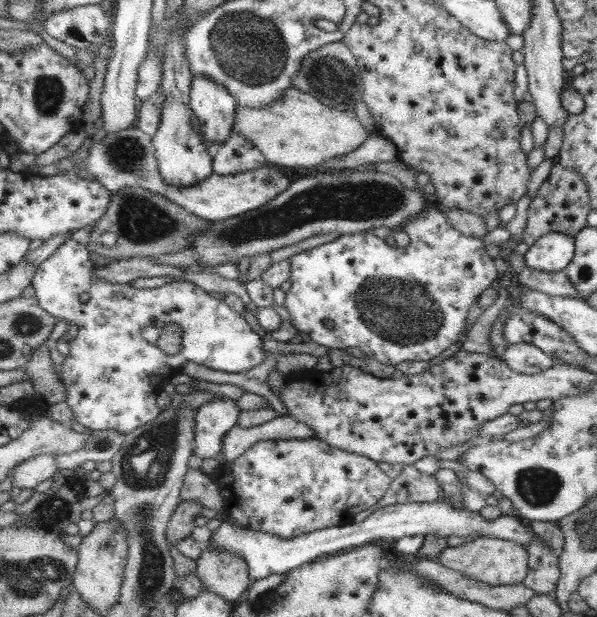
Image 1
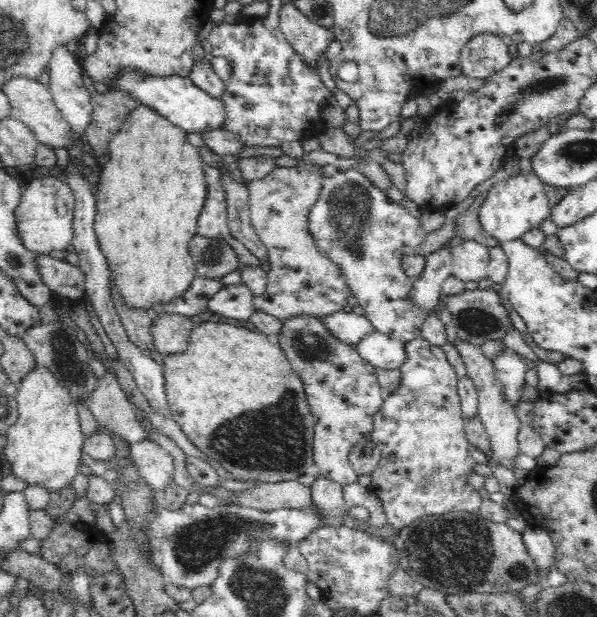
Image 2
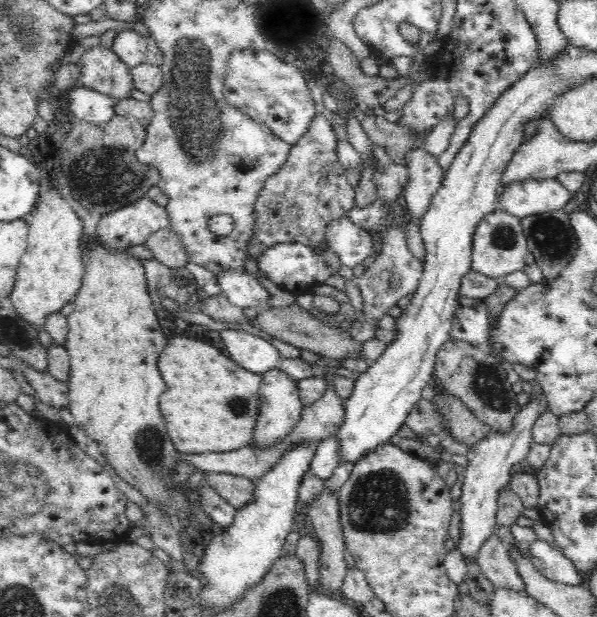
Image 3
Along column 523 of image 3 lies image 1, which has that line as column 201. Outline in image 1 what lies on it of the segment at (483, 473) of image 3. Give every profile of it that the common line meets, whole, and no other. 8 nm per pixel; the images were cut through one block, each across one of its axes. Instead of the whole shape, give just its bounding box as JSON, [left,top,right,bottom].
[193,398,239,466]

